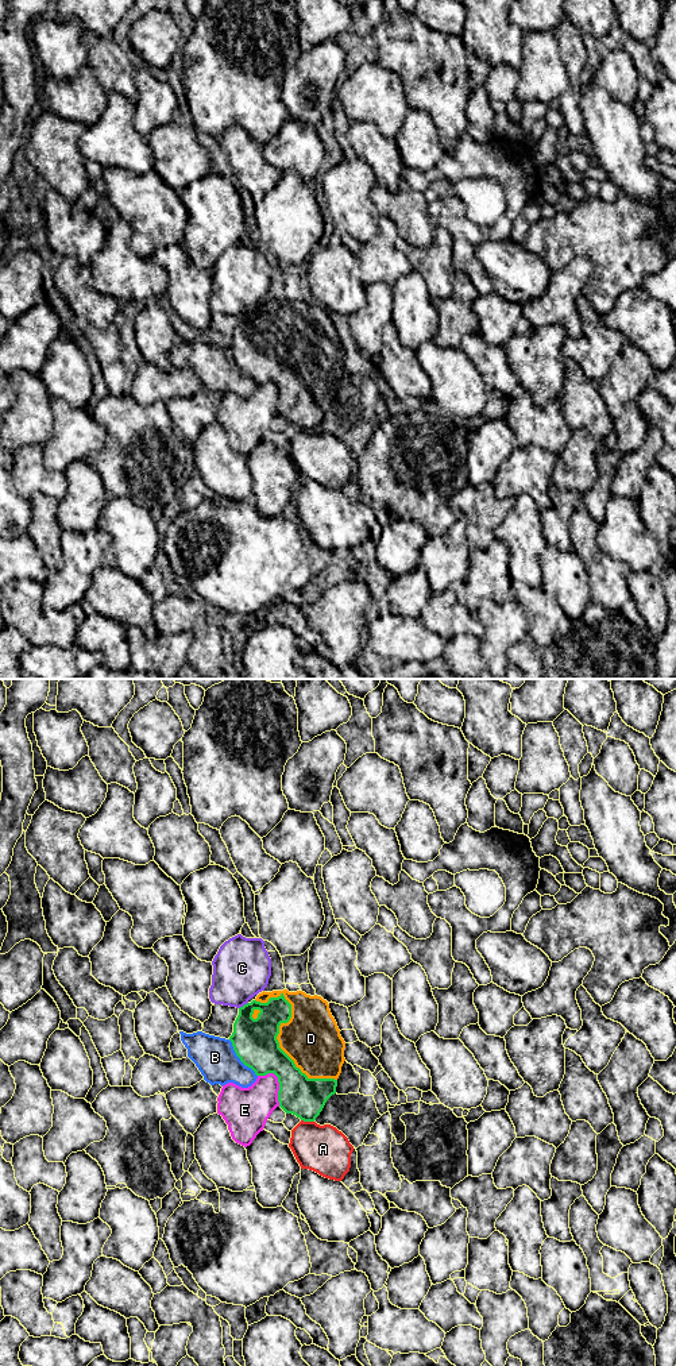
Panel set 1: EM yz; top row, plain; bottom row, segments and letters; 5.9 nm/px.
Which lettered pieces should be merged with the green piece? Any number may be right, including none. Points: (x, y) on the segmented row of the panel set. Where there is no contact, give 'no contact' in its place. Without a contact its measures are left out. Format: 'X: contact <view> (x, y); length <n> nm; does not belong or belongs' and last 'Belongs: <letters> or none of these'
A: contact yz (308, 1121); length 80 nm; does not belong
B: contact yz (239, 1057); length 280 nm; does not belong
C: contact yz (244, 1004); length 70 nm; does not belong
D: contact yz (277, 1035); length 700 nm; belongs
E: contact yz (278, 1081); length 240 nm; does not belong
Belongs: D

